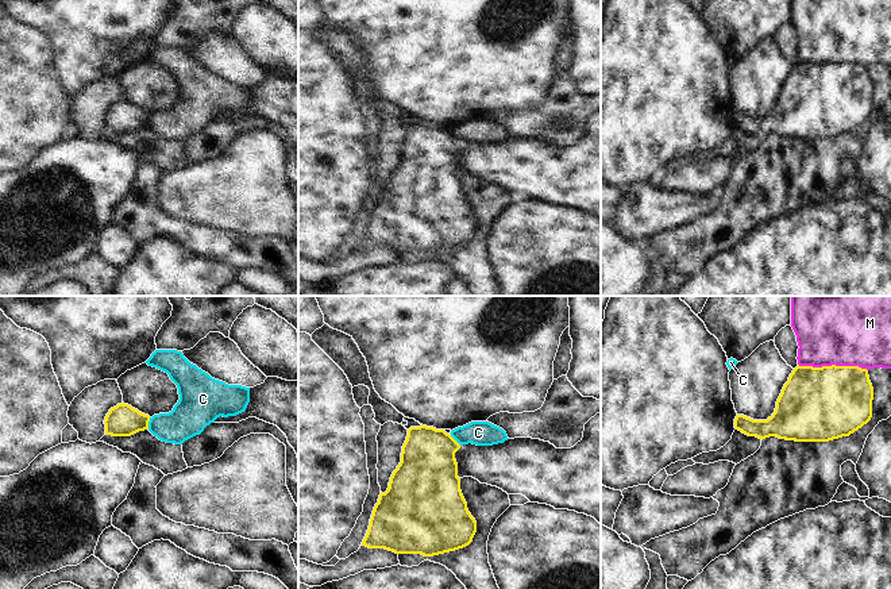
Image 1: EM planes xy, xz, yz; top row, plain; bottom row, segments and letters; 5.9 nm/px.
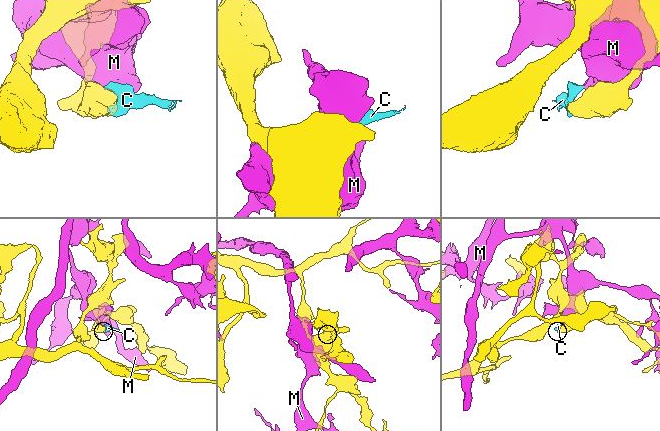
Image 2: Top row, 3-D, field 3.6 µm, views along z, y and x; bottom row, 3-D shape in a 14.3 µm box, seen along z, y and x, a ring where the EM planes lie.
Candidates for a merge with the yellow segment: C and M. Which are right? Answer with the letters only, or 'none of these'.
none of these

